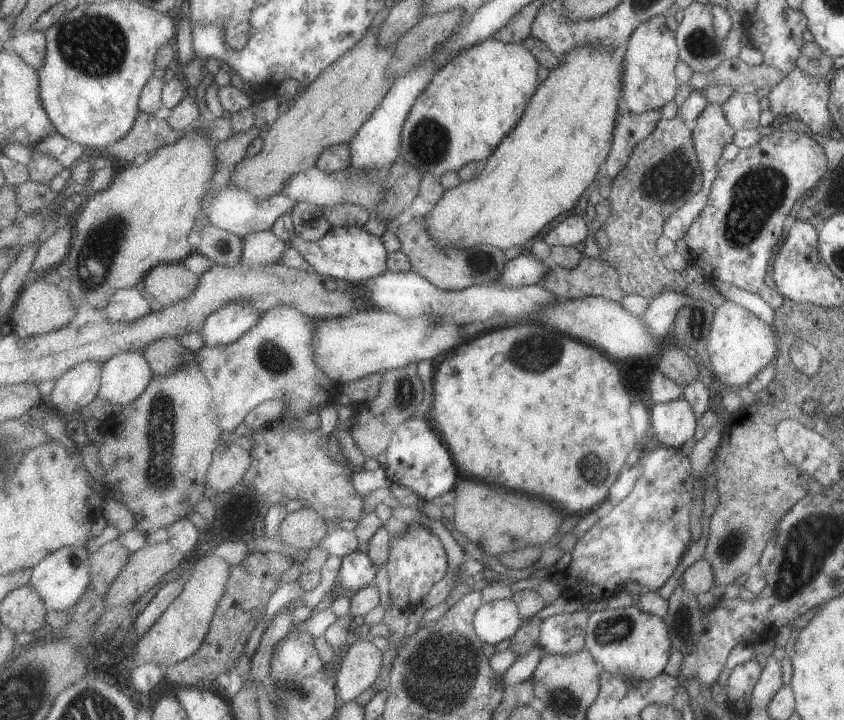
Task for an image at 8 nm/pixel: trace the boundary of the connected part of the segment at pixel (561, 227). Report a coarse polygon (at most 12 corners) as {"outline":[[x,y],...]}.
{"outline":[[567,216],[542,240],[550,248],[575,246],[589,235],[579,216]]}

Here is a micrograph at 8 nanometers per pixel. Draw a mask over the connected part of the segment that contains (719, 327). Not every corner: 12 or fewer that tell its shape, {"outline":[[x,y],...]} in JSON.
{"outline":[[725,300],[714,309],[706,365],[740,389],[775,360],[778,338]]}

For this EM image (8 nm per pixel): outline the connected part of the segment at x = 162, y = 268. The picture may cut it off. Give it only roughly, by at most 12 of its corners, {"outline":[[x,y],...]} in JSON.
{"outline":[[163,263],[143,284],[163,307],[191,298],[201,277],[184,263]]}

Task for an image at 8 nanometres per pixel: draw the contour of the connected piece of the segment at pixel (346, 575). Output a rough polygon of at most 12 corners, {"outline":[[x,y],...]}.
{"outline":[[366,553],[342,558],[337,580],[351,595],[374,584],[377,566]]}

